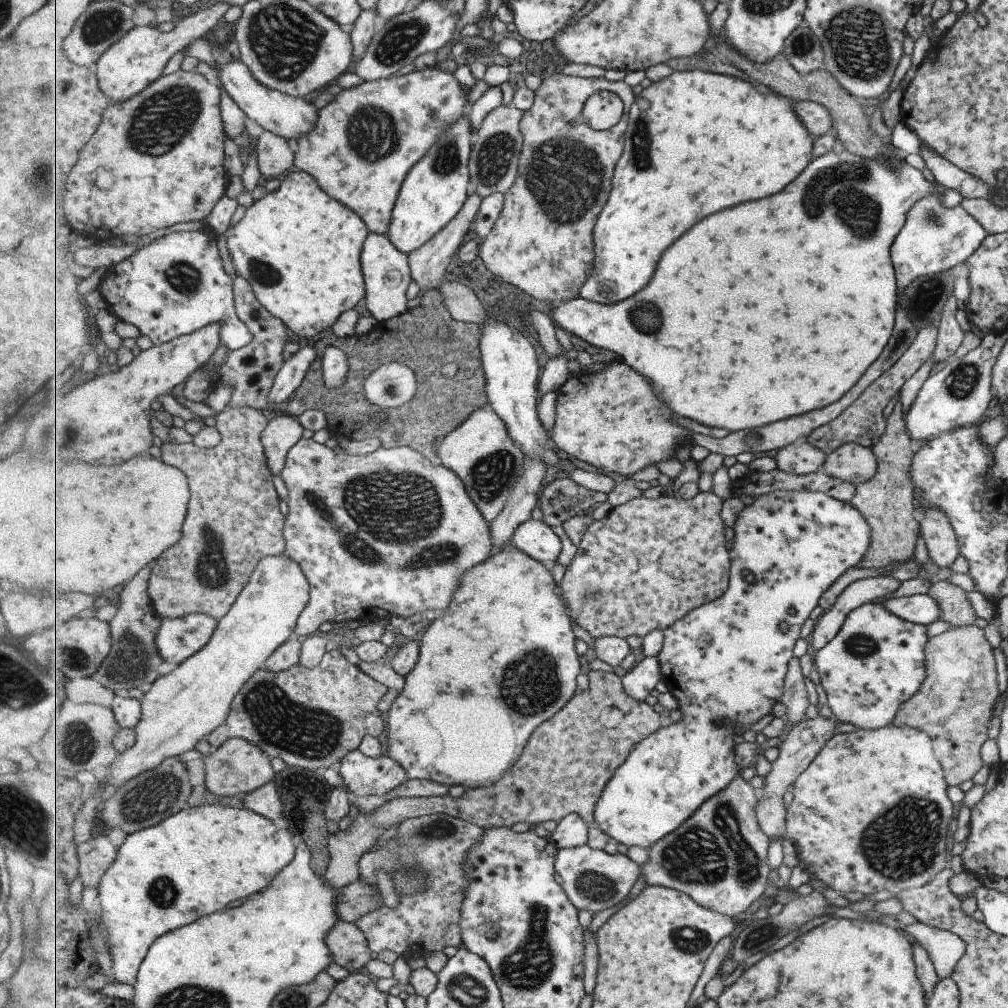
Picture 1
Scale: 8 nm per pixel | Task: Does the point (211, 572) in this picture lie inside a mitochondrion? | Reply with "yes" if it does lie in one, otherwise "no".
yes

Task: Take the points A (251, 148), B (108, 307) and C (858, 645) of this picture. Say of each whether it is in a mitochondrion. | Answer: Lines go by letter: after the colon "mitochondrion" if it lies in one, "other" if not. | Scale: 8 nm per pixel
A: other
B: other
C: mitochondrion

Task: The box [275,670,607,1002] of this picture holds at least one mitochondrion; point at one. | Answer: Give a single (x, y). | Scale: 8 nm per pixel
(527, 968)

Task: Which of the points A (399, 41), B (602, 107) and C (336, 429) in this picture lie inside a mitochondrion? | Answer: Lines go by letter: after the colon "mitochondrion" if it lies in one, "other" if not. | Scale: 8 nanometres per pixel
A: mitochondrion
B: other
C: other

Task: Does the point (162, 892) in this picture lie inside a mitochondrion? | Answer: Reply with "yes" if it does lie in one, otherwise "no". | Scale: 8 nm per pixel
yes

